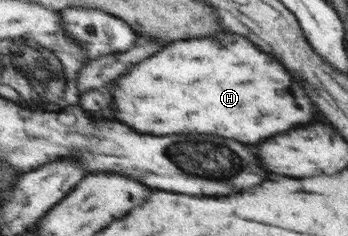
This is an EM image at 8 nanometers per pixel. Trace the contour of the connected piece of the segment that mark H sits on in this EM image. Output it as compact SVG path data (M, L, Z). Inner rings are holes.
M229 32L171 42L115 80L113 96L117 120L153 136L191 132L257 144L315 116L299 82L273 56L265 58L247 38Z

